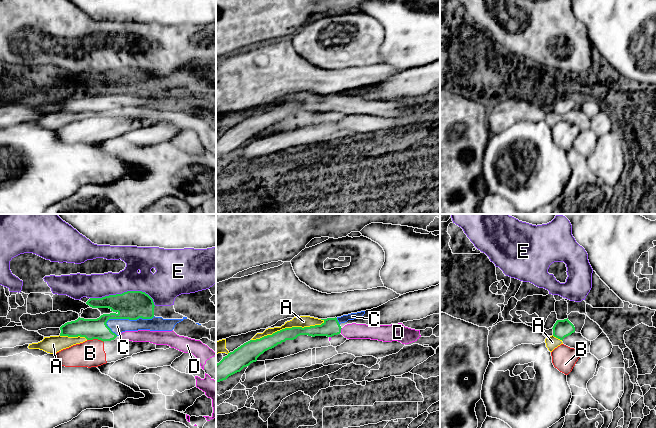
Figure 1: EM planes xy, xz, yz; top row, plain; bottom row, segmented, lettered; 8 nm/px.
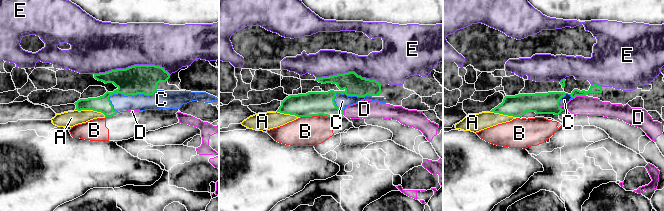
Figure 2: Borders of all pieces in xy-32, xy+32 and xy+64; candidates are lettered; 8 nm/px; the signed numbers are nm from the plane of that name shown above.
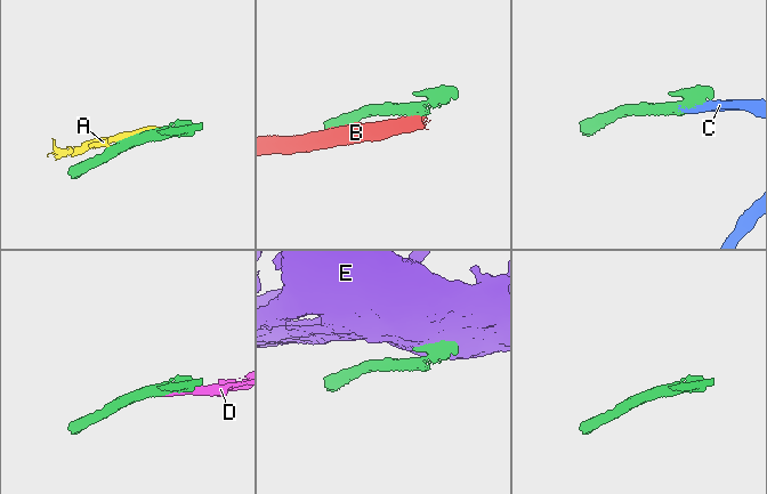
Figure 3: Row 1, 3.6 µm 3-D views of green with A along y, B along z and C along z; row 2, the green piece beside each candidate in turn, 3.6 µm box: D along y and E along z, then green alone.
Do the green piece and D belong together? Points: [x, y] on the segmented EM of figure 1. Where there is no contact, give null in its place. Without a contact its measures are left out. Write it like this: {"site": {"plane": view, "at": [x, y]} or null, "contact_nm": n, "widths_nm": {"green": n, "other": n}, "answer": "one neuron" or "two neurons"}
{"site": {"plane": "xz", "at": [340, 330]}, "contact_nm": 40, "widths_nm": {"green": 140, "other": 130}, "answer": "two neurons"}

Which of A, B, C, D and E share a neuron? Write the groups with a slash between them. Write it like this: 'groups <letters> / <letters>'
groups A D / B / C / E

